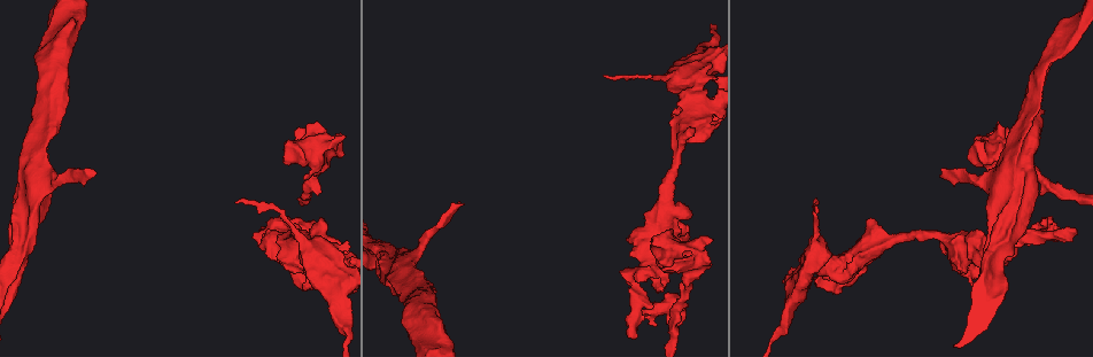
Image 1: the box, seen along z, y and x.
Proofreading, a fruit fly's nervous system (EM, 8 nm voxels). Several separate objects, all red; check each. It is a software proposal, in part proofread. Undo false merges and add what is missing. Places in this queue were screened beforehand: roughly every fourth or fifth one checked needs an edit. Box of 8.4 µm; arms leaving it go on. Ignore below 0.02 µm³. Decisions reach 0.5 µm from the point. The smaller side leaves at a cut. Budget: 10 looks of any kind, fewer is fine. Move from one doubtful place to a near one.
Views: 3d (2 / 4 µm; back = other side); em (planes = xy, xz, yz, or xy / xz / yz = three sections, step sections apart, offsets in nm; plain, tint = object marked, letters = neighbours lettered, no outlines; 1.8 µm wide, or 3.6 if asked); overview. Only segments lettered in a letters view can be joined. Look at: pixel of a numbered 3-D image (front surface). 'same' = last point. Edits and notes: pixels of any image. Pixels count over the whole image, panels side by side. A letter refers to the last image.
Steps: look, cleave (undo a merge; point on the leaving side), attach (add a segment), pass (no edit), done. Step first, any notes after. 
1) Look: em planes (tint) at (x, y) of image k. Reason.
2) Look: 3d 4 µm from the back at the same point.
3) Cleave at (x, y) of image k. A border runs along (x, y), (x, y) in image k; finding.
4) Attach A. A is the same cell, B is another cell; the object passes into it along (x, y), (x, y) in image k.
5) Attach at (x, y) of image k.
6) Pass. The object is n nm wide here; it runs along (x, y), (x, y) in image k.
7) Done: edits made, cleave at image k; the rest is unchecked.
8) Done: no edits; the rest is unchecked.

Look: 3d 4 µm at (30, 185) of image 1. Sharp bend.

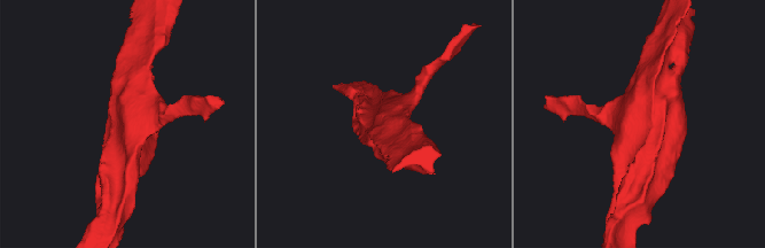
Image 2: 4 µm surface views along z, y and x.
Look: em xy step 16 (tint) at (653, 116) of image 2.

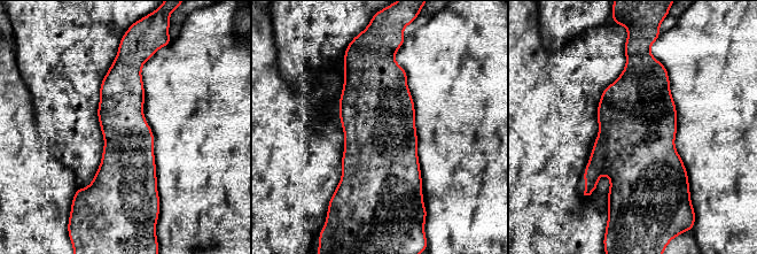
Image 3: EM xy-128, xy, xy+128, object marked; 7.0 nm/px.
Look: em yz step 16 (letters) at the same point.

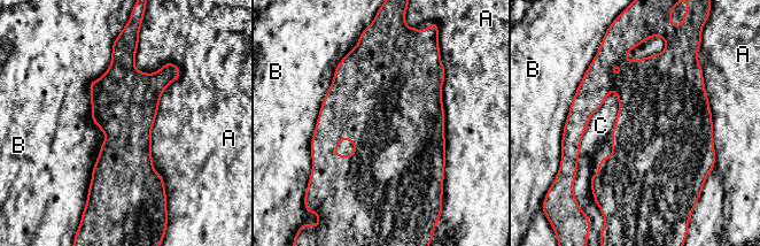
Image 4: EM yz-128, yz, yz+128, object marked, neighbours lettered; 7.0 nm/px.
Pass. A, B and C are other cells; a border runs along (113, 47), (87, 193) in image 4; one neuron here.

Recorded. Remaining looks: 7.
Look: 3d 2 µm at (431, 309) of image 1. Arms part here.

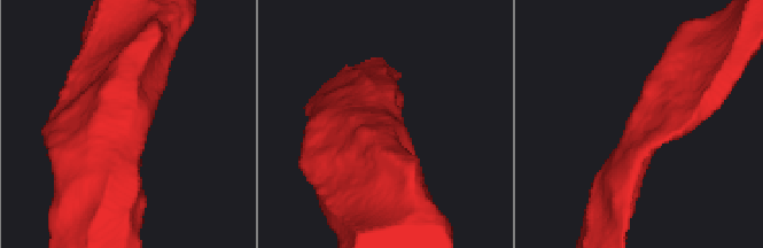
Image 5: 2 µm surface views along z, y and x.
Look: em yz step 8 (tint) at (635, 145) of image 5. Now the EM.

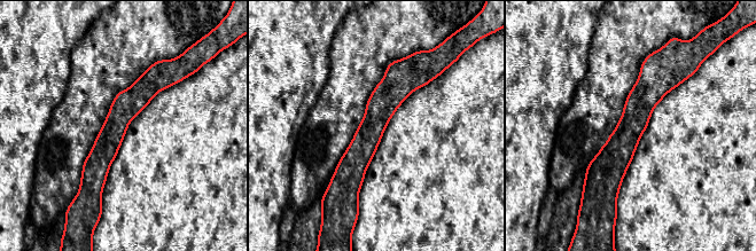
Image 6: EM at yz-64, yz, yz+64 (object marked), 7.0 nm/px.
Look: em planes (letters) at the same point.

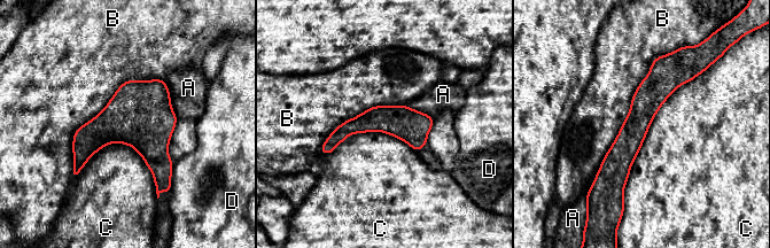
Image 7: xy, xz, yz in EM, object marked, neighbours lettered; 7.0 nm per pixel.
Pass. The object is 200 nm wide here; A, B, C and D are other cells; it runs along (666, 60), (617, 161), (617, 188) in image 7; all the same neuron.

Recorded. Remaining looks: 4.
Look: 3d 4 µm at (303, 177) of image 1. An open end.

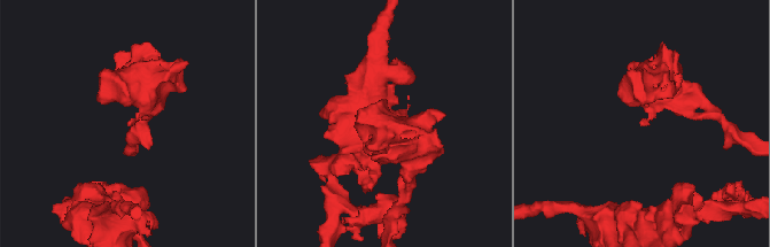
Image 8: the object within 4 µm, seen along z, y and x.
Look: em yz step 16 (letters) at (128, 124) of image 8.

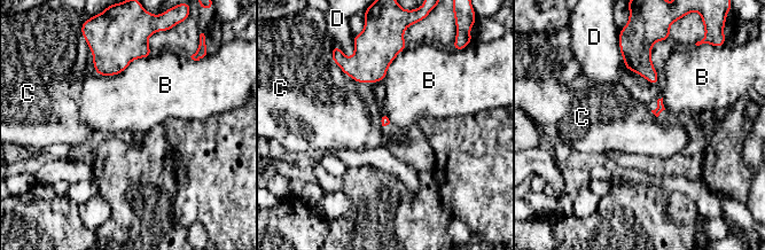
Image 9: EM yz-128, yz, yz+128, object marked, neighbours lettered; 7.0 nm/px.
Pass. B, C and D are other cells; a border runs along (153, 53), (118, 73), (96, 75) in image 9; none of them fits.

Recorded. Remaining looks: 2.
Look: 3d 2 µm at (325, 224) of image 1.

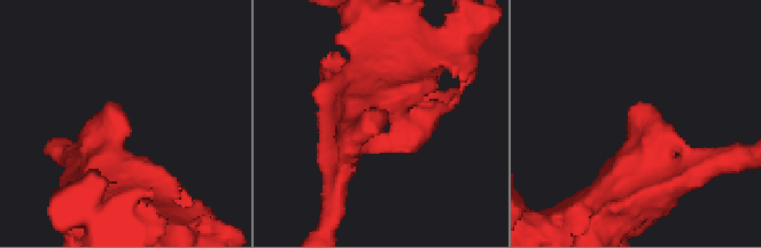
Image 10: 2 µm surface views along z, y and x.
Look: em planes (letters) at (626, 127) of image 10.

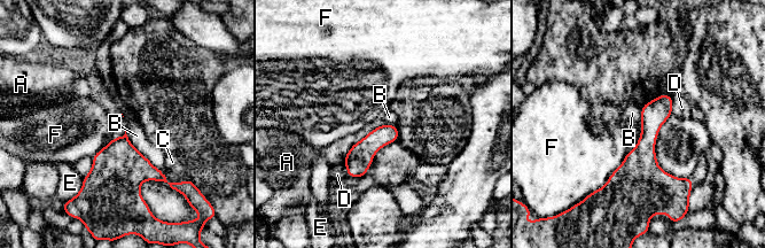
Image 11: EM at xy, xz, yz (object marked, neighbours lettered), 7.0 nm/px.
Pass. A, B, C, D, E and F are other cells; a border runs along (125, 131), (169, 181), (179, 183) in image 11; none of them fits.

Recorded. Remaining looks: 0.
Done: no edits; the rest is unchecked.

